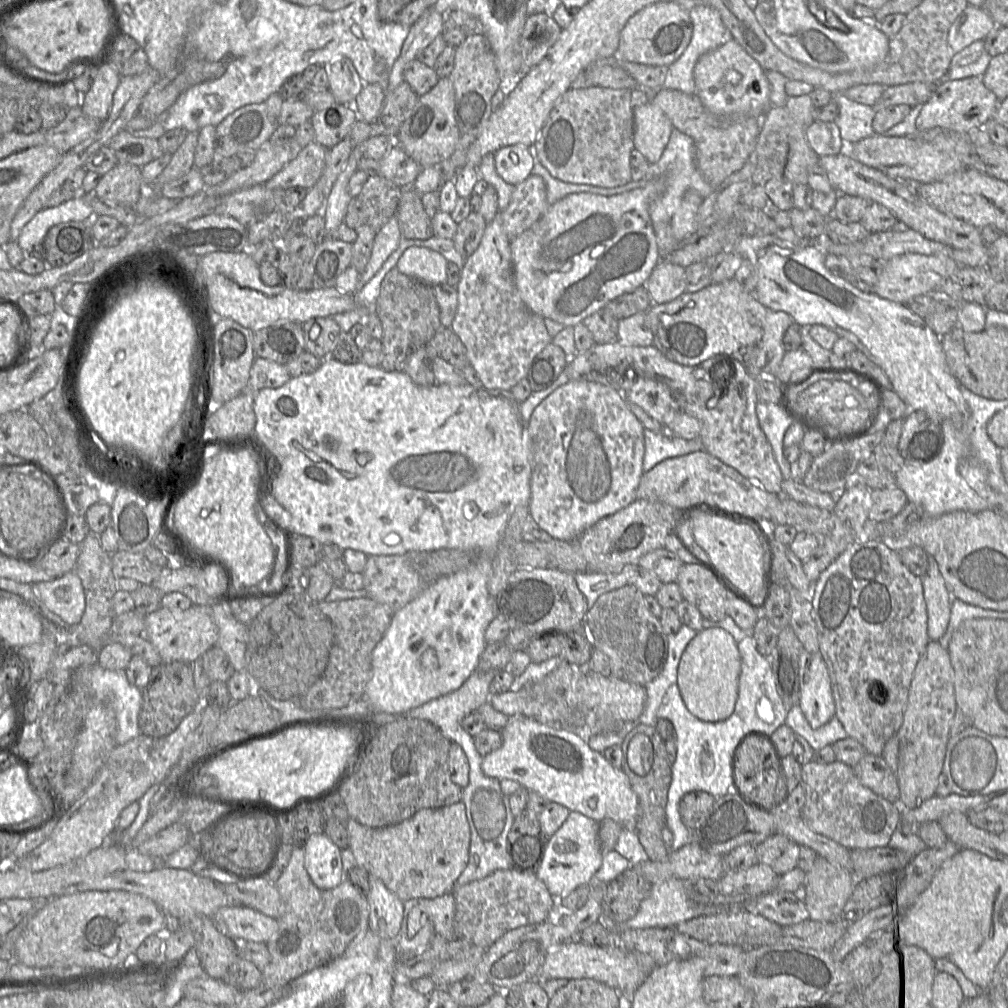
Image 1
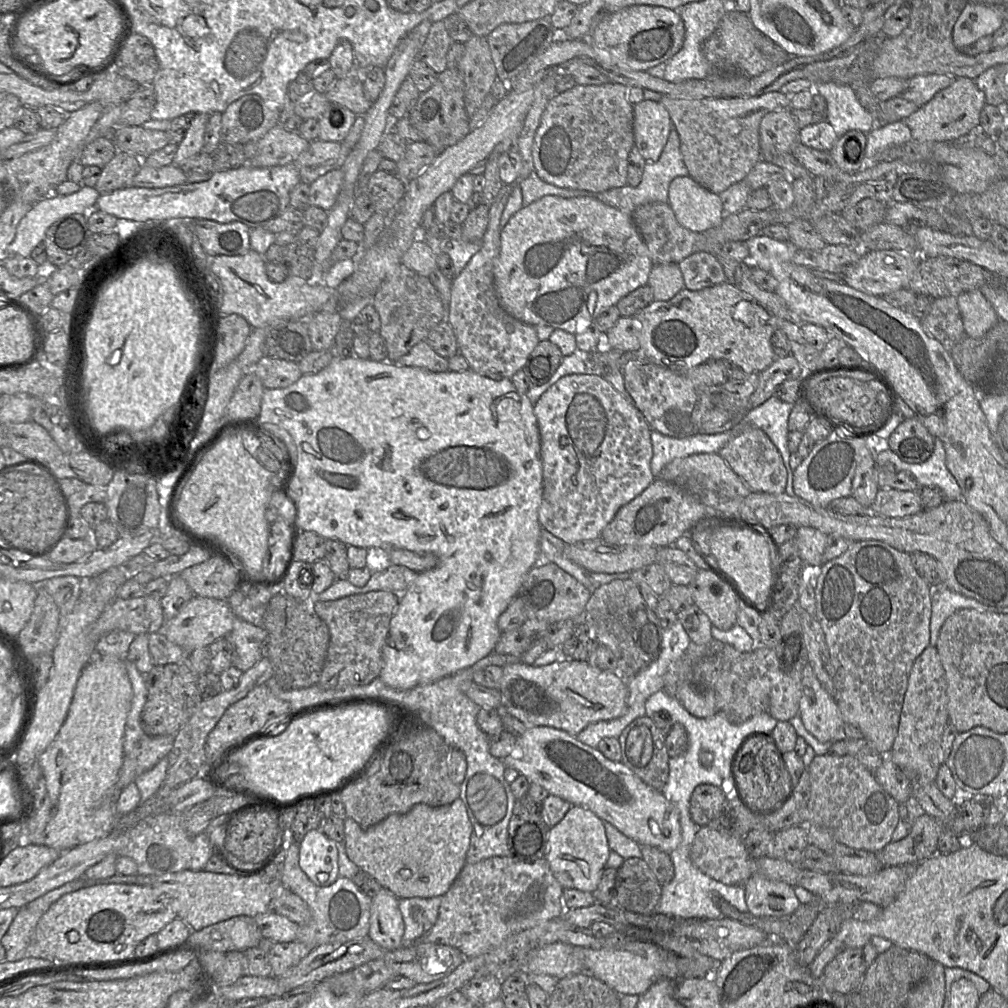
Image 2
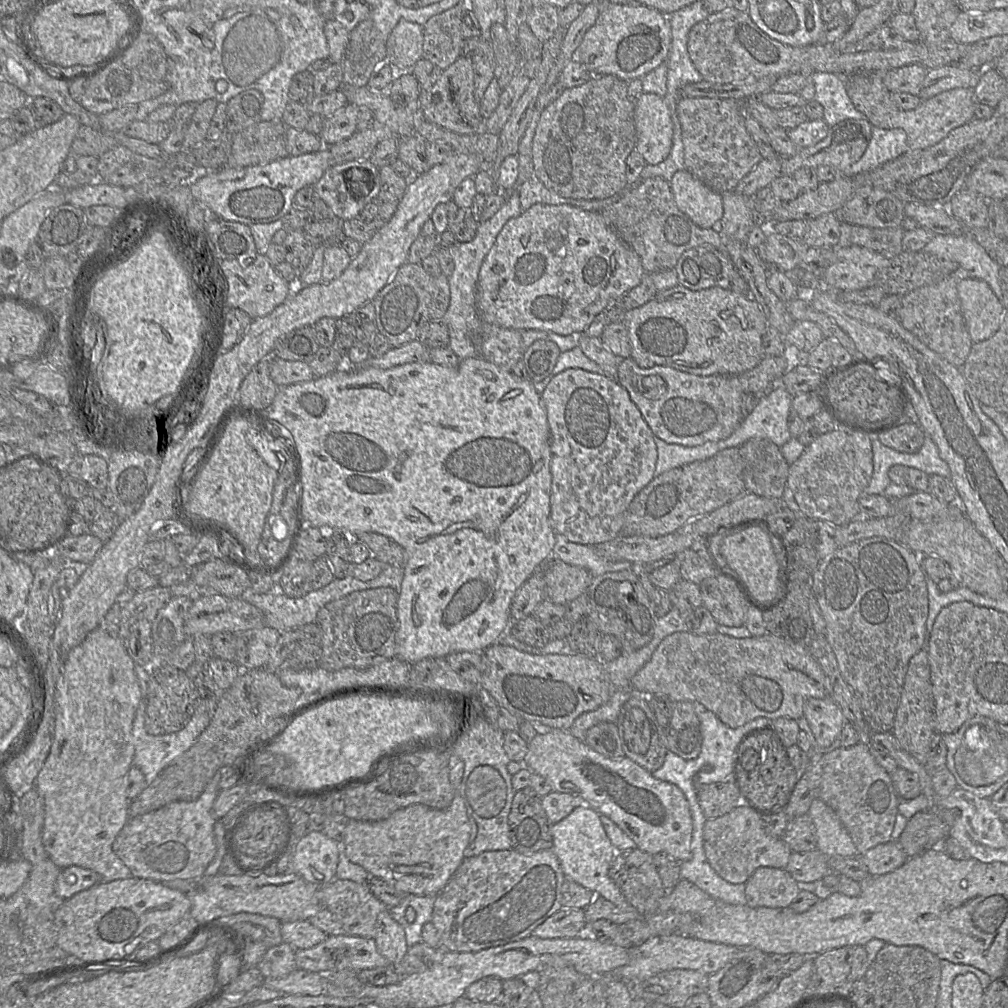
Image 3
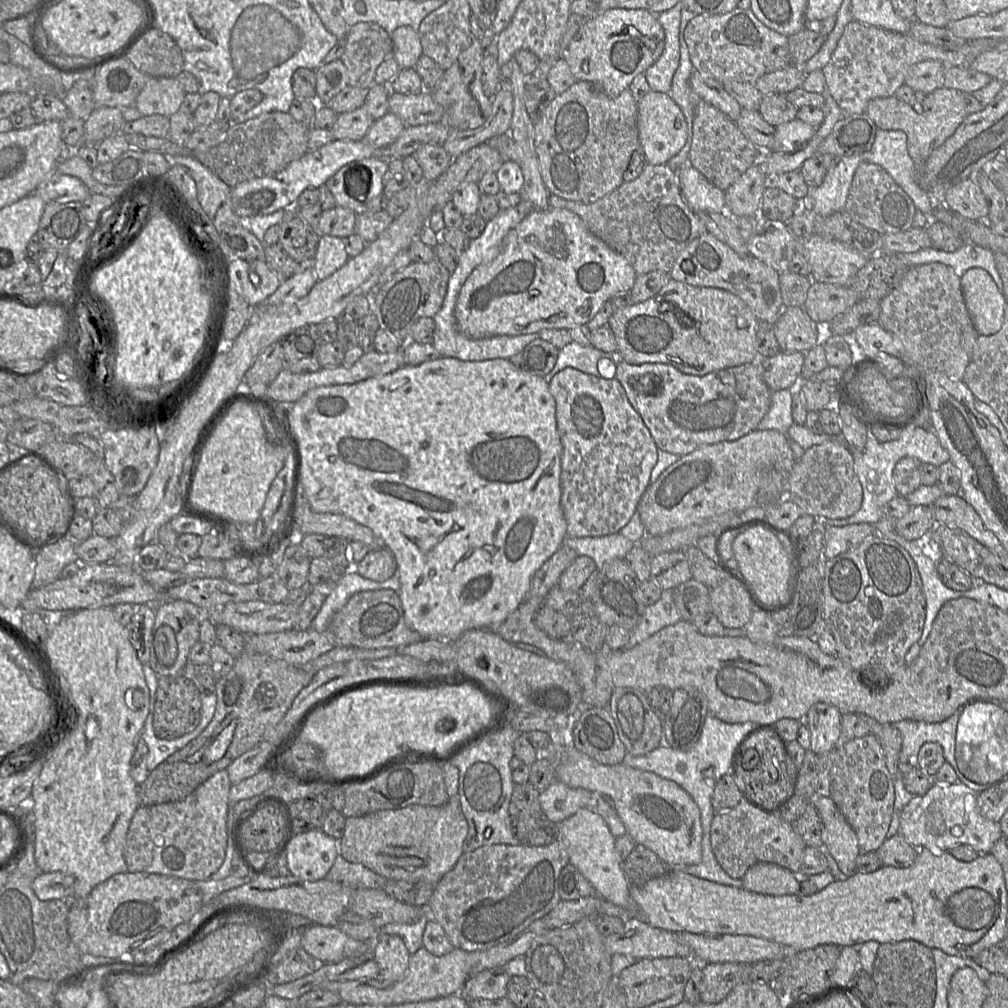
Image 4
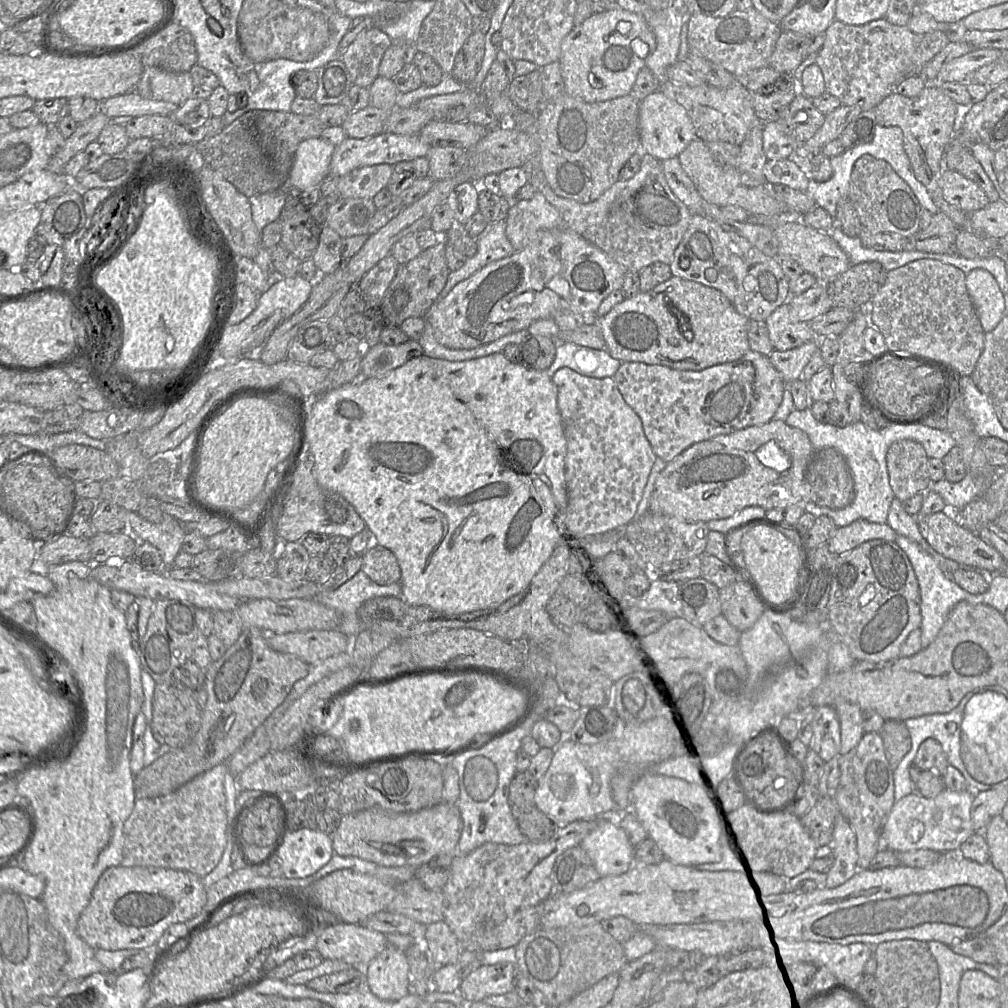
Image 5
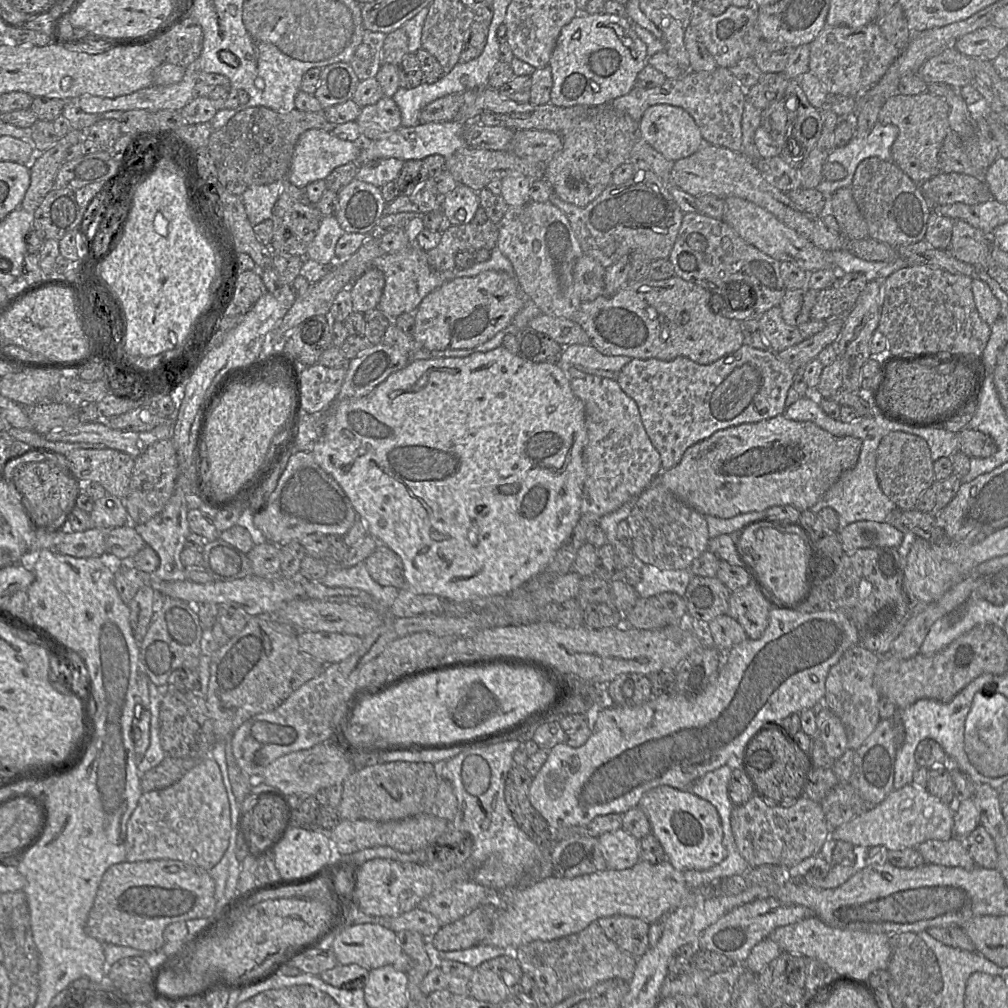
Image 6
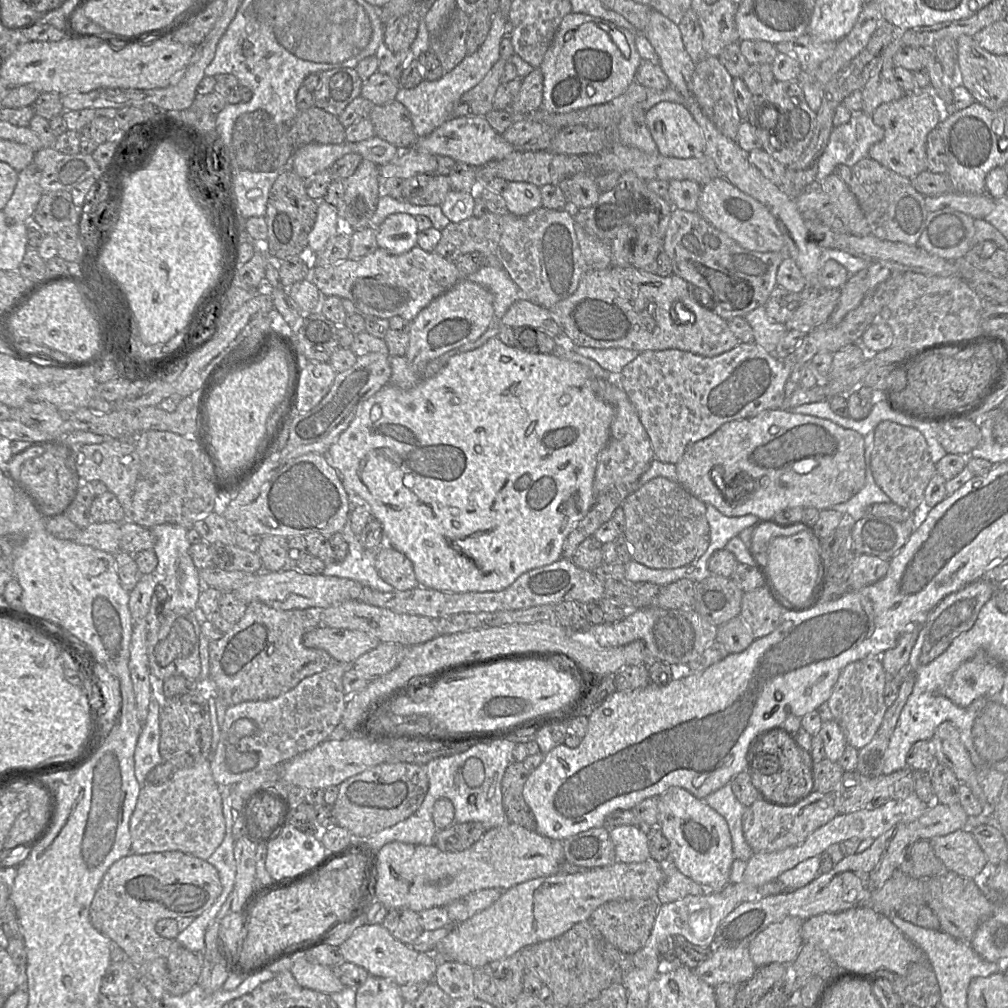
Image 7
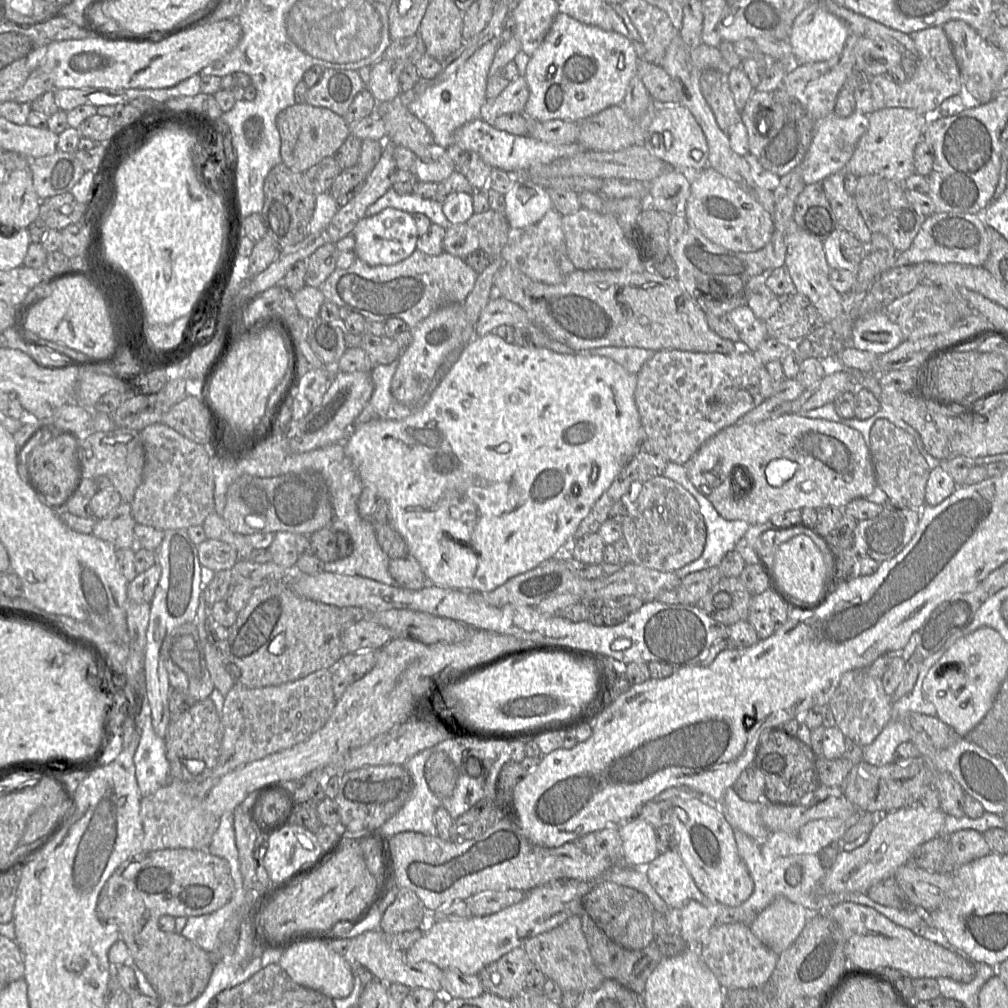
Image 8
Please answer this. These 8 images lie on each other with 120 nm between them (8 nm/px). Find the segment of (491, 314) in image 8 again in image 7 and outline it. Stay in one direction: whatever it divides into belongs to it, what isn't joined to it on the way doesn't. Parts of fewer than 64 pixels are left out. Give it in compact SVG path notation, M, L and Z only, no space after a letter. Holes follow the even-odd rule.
M517 300L500 319L500 325L519 328L528 326L539 329L551 336L557 345L561 342L572 342L552 316L549 308L539 306L529 300Z

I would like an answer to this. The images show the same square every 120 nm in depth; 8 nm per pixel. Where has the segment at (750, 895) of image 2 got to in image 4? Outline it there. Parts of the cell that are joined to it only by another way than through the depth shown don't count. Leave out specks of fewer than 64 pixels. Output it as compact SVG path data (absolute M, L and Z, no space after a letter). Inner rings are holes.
M766 862L751 866L742 879L745 890L763 895L794 895L798 894L800 888L798 875Z

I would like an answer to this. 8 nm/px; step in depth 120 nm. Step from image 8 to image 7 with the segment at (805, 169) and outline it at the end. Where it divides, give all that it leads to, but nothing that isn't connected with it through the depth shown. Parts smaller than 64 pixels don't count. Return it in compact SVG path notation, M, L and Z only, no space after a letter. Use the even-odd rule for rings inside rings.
M862 111L852 112L849 122L833 128L819 160L816 181L822 182L838 165L852 169L860 160L869 157L870 148L883 139L884 133L871 116Z

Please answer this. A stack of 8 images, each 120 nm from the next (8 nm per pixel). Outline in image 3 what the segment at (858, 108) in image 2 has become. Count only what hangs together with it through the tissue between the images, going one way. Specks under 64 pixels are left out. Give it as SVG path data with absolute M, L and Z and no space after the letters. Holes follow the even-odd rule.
M817 71L812 73L810 79L816 90L814 99L822 105L823 120L829 127L848 119L866 119L849 98L844 76Z

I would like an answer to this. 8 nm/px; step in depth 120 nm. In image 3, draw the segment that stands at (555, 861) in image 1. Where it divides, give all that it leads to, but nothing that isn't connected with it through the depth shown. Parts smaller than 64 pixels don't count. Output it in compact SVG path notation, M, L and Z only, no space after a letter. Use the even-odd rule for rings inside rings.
M578 806L564 819L552 825L553 848L565 877L591 890L595 896L610 901L627 912L637 911L621 893L617 883L609 875L609 867L616 855L616 848L600 820L600 814L591 807Z

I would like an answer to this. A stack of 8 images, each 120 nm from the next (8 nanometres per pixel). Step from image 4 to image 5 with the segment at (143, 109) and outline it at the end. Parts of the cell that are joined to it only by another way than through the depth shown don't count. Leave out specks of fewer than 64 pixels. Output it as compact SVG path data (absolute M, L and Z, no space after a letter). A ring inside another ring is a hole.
M146 67L135 91L144 99L166 101L180 106L190 98L193 88L189 72Z

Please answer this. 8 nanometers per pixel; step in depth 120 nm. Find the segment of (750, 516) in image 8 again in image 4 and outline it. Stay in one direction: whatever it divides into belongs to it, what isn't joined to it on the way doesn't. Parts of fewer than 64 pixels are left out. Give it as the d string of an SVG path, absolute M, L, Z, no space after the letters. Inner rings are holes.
M756 429L734 441L701 446L667 467L643 493L637 511L646 535L663 535L729 511L742 513L755 505L762 480L772 480L777 490L787 497L787 481L795 462L789 438L776 430Z

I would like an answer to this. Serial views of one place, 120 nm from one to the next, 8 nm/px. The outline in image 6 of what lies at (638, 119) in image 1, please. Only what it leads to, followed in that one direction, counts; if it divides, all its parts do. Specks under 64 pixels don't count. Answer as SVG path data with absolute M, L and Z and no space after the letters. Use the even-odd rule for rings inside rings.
M657 104L649 107L639 128L640 137L671 161L686 158L705 144L694 119L677 106Z

